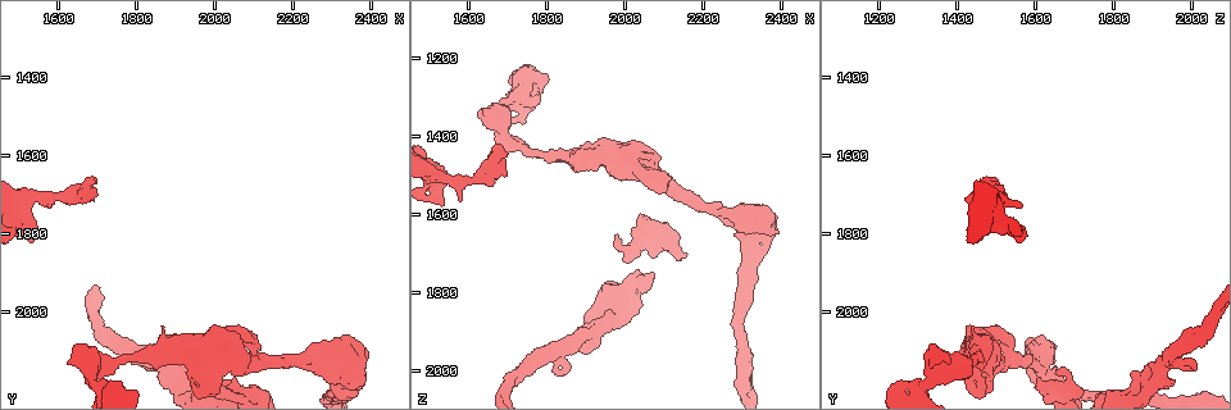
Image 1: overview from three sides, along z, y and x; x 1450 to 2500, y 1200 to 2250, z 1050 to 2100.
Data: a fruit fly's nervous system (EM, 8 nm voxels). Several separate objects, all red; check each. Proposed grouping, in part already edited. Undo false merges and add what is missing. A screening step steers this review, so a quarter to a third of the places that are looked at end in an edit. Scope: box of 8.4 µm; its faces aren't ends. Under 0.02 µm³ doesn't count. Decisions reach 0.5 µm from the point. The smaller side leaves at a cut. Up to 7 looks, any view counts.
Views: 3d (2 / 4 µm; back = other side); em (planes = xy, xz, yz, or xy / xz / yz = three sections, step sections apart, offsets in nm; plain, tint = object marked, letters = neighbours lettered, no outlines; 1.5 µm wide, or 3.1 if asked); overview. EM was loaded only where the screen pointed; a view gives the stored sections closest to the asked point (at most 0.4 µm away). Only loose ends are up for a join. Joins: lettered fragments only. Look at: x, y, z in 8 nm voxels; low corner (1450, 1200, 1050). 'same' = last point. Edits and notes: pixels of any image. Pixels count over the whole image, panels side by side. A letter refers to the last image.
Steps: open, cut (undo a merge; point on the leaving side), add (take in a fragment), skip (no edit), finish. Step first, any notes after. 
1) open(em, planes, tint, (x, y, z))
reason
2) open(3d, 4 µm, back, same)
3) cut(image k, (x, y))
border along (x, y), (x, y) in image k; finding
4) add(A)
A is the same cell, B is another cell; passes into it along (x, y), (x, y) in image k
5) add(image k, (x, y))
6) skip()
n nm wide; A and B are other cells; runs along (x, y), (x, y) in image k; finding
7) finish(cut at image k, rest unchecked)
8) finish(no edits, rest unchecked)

open(3d, 4 µm, (1980, 2160, 1655))
thin end

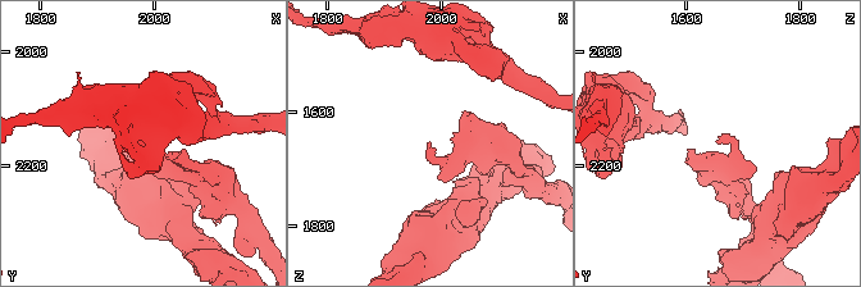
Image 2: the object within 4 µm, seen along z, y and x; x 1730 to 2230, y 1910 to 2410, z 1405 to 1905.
open(em, 3.1 µm, xy, step 16, tint, (1975, 2160, 1655))

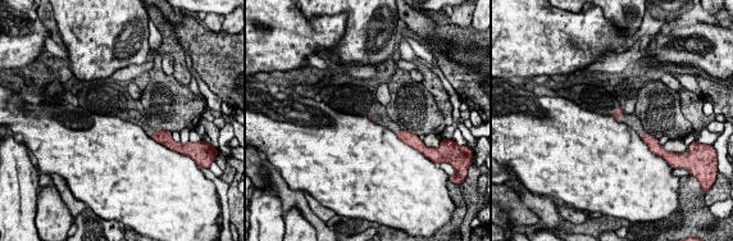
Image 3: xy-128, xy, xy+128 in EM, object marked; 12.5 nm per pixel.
open(em, 3.1 µm, xy, step 16, letters, same)
see the neighbours

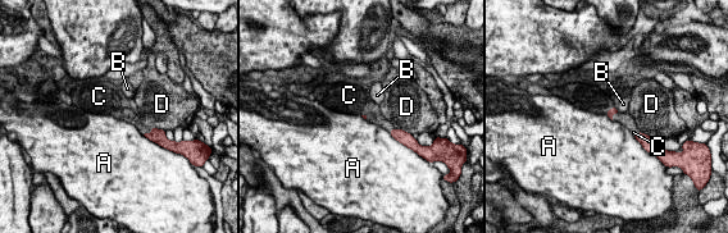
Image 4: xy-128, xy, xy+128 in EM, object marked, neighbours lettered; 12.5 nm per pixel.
add(C)
C is the same cell, A, B and D are other cells; the cell continues

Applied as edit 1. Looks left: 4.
open(overview)

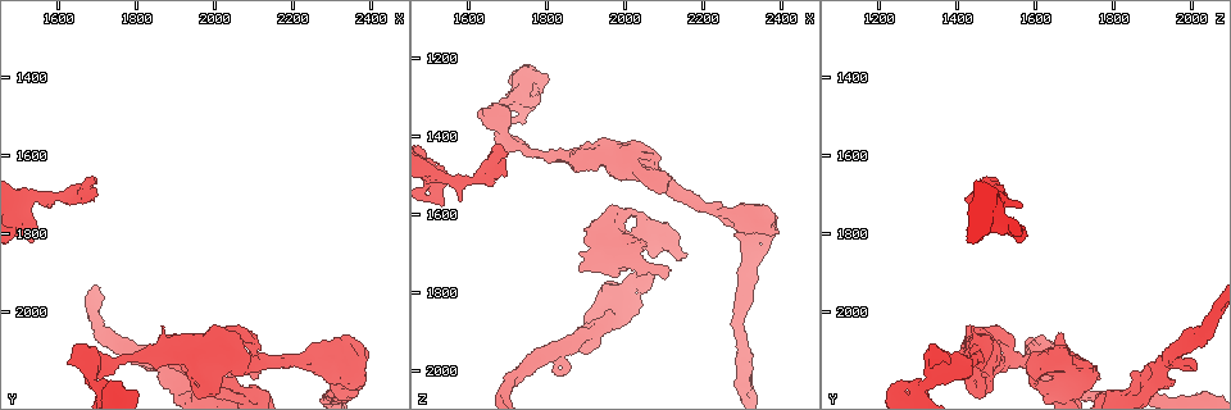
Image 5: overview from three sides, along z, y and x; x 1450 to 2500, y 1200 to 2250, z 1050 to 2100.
open(3d, 2 µm, (1845, 2135, 2015))
free end

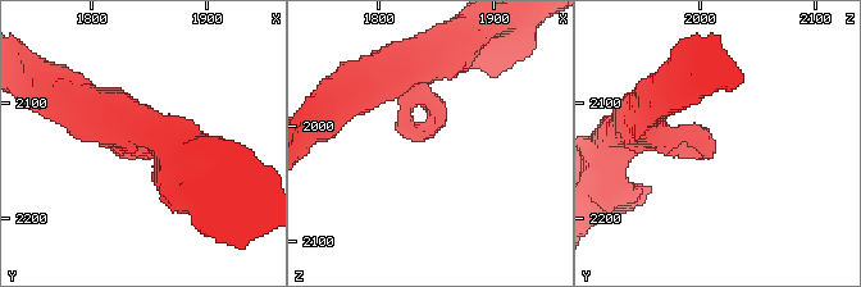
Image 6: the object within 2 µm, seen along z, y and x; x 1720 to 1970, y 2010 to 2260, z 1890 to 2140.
open(em, planes, letters, (1842, 2140, 2012))

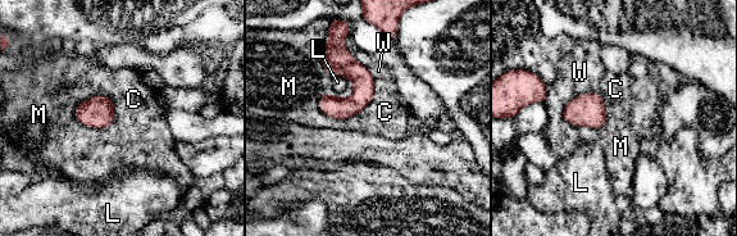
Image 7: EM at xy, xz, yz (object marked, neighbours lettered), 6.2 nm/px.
skip()
C, L, M and W are other cells; runs along (339, 41), (359, 77), (344, 116) in image 7; no lettered fragment goes on from it

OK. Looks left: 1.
finish(add at image 4, rest unchecked)

